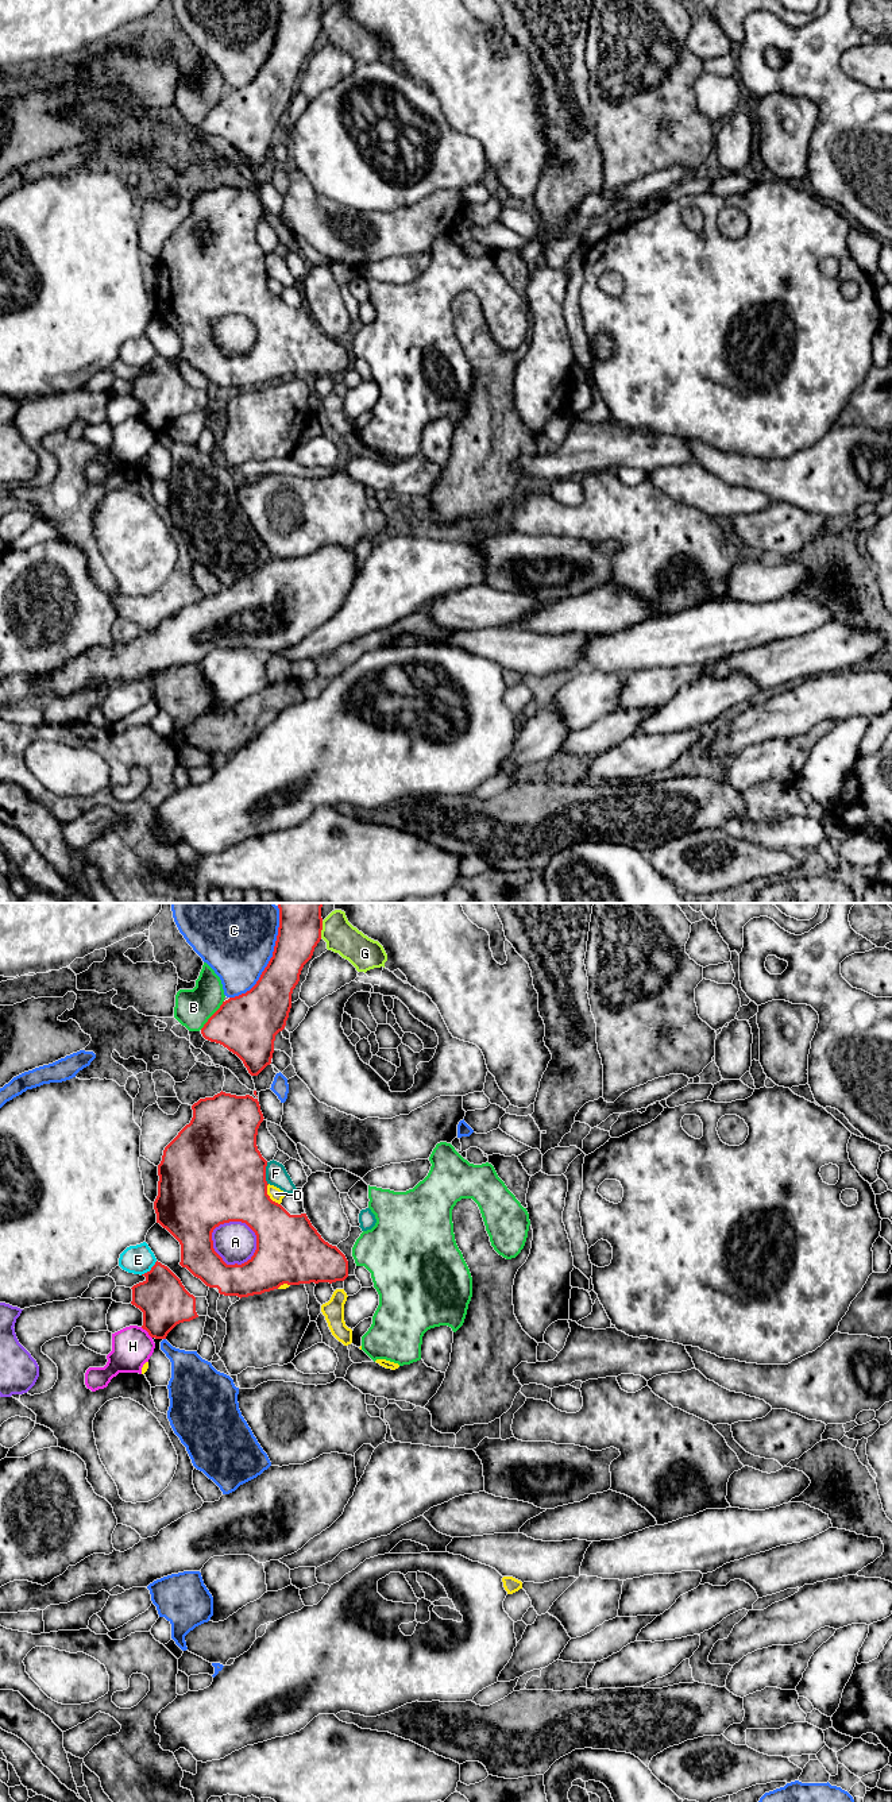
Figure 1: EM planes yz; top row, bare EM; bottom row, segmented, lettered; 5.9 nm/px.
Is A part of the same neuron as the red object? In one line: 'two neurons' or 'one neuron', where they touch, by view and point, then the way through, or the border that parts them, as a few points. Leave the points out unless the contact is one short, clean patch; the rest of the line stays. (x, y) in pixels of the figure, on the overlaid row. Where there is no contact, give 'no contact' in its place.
two neurons; meets red in yz at (240, 1220)

